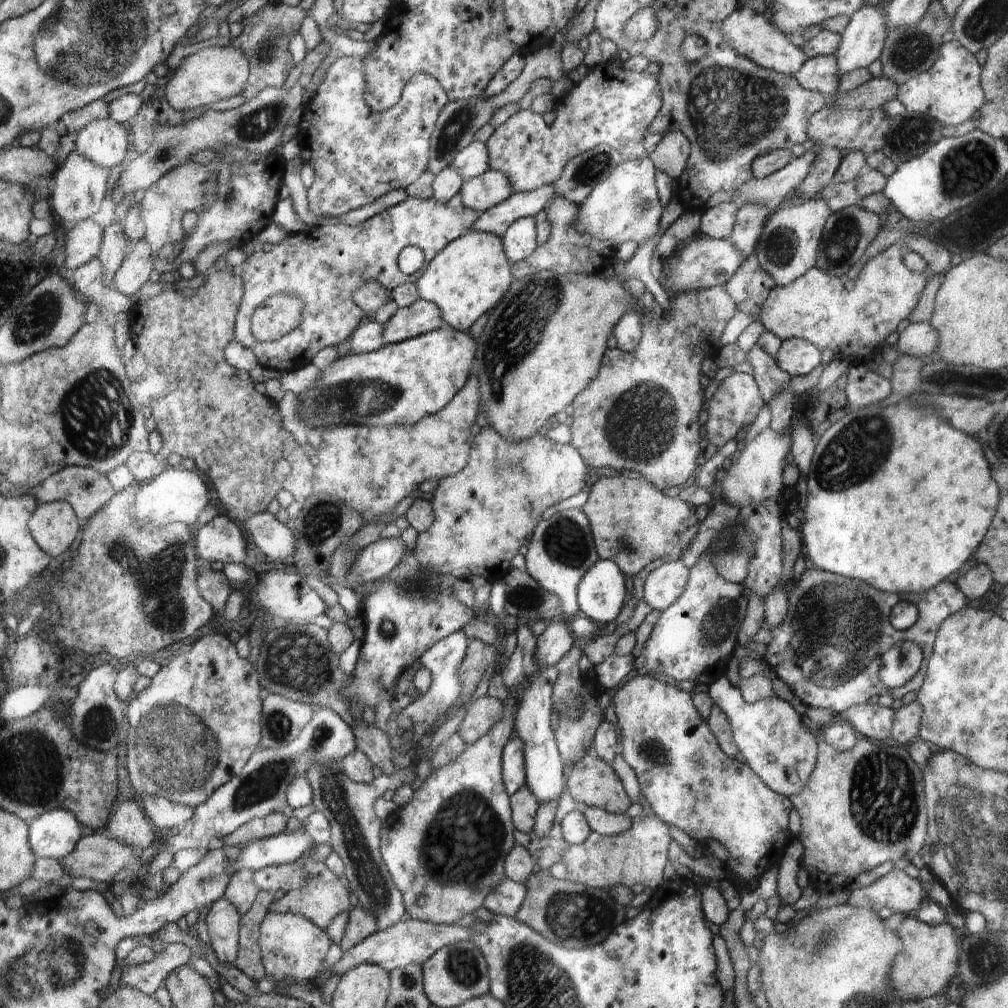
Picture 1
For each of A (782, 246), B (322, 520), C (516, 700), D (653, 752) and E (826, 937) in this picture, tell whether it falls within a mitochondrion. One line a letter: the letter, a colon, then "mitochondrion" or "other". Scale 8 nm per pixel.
A: mitochondrion
B: mitochondrion
C: other
D: mitochondrion
E: mitochondrion

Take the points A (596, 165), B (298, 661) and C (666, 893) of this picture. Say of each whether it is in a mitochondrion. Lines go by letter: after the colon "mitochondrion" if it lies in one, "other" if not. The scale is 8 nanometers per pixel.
A: mitochondrion
B: mitochondrion
C: other

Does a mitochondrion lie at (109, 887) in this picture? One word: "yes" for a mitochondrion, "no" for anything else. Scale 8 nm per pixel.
no

